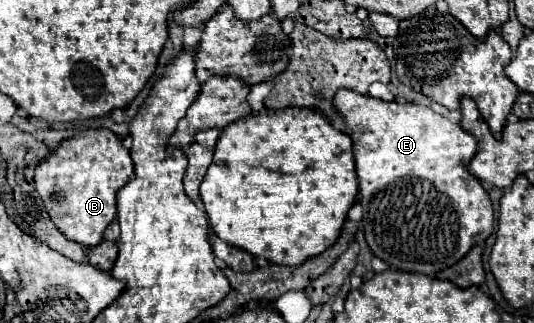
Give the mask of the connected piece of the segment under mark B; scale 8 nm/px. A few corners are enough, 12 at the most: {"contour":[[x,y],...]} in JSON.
{"contour":[[109,129],[49,151],[33,181],[55,227],[95,247],[133,161]]}

